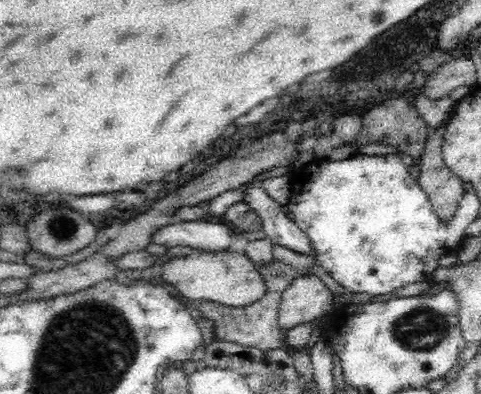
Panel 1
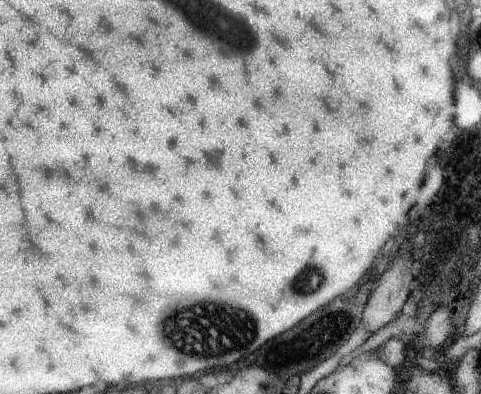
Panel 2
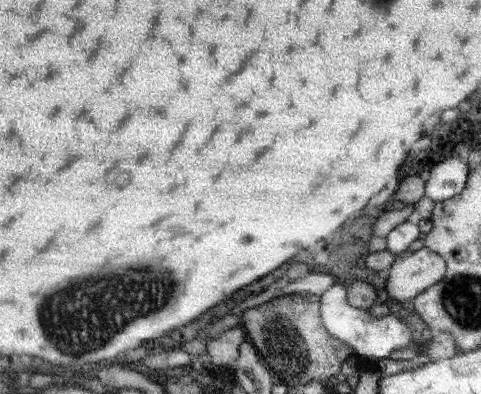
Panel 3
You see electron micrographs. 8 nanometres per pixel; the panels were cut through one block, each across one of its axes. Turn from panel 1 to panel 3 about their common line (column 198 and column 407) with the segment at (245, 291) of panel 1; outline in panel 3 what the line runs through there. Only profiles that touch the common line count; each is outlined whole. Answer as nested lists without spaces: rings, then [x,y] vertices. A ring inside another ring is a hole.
[[[419,248],[417,252],[403,252],[393,260],[389,268],[383,294],[391,298],[391,302],[409,302],[439,282],[445,274],[445,260],[433,250]]]

